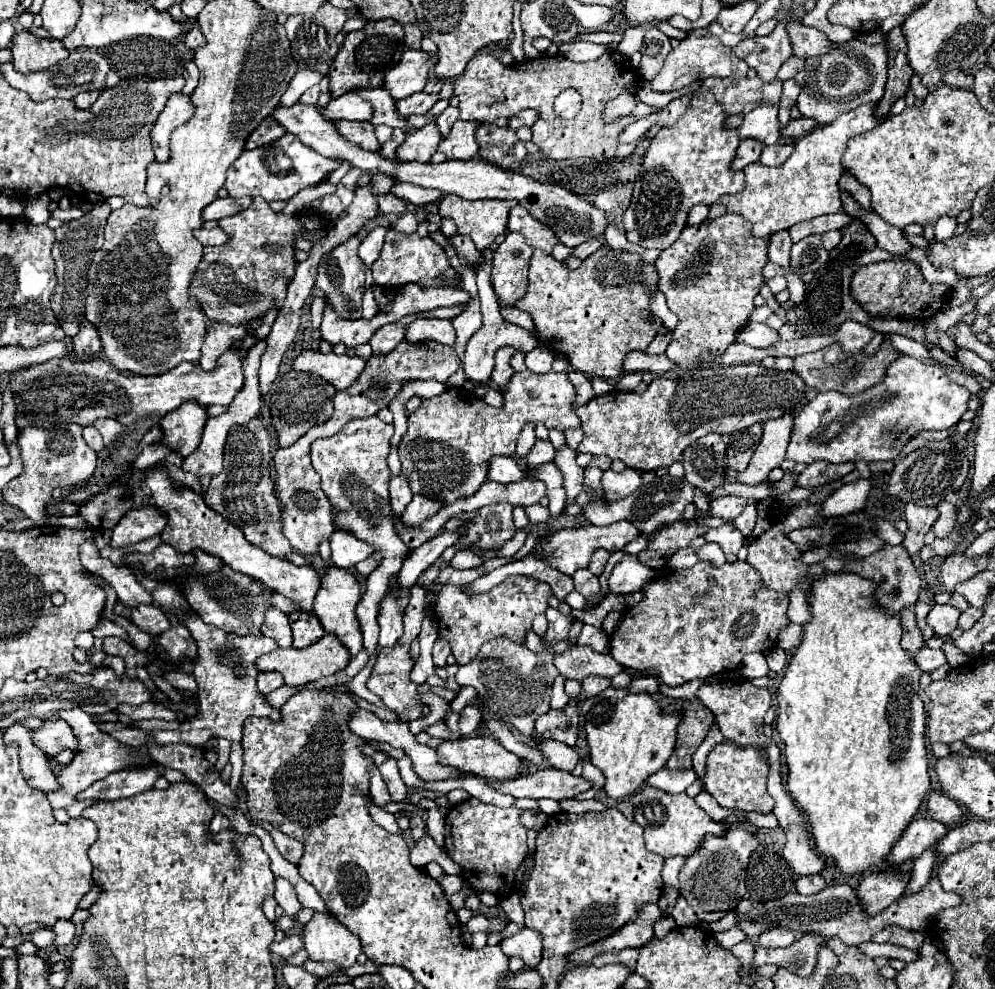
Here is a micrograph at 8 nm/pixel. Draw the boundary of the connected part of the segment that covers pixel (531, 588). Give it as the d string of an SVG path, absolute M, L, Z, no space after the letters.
M513 576L513 580L507 580L493 590L485 594L465 594L459 586L443 586L437 604L433 608L433 616L439 622L439 636L447 638L453 656L457 658L457 664L469 664L473 656L477 656L477 650L483 642L507 636L515 642L523 642L525 632L531 628L531 620L537 612L545 612L547 598L551 596L551 588L545 582L537 582L531 576Z

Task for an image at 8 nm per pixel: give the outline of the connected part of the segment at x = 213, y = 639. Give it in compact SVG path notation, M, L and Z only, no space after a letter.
M173 610L177 614L177 620L189 630L193 640L197 642L197 660L193 662L193 676L197 680L197 698L201 700L201 708L195 718L185 720L177 730L167 732L151 732L153 740L157 744L175 744L183 742L189 746L199 746L209 738L227 738L231 742L241 742L243 738L243 722L245 718L259 716L259 718L269 718L273 722L281 722L283 714L281 710L273 708L267 698L257 690L257 658L263 654L269 654L271 650L277 648L277 642L273 642L267 636L237 636L225 630L219 630L215 626L207 626L197 618L197 614L187 614L183 610Z

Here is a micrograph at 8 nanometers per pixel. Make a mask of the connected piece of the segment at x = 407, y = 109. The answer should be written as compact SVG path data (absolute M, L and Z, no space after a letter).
M417 92L411 94L409 98L403 98L397 102L397 110L401 116L411 116L411 114L425 114L433 108L433 104L439 100L439 94L427 94L427 92Z

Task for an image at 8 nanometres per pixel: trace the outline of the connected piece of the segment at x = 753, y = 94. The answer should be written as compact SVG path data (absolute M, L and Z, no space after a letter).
M759 76L755 78L707 78L703 80L703 88L713 90L715 98L725 106L727 114L747 114L749 110L765 104L779 102L781 80L775 78L771 82L763 82Z

